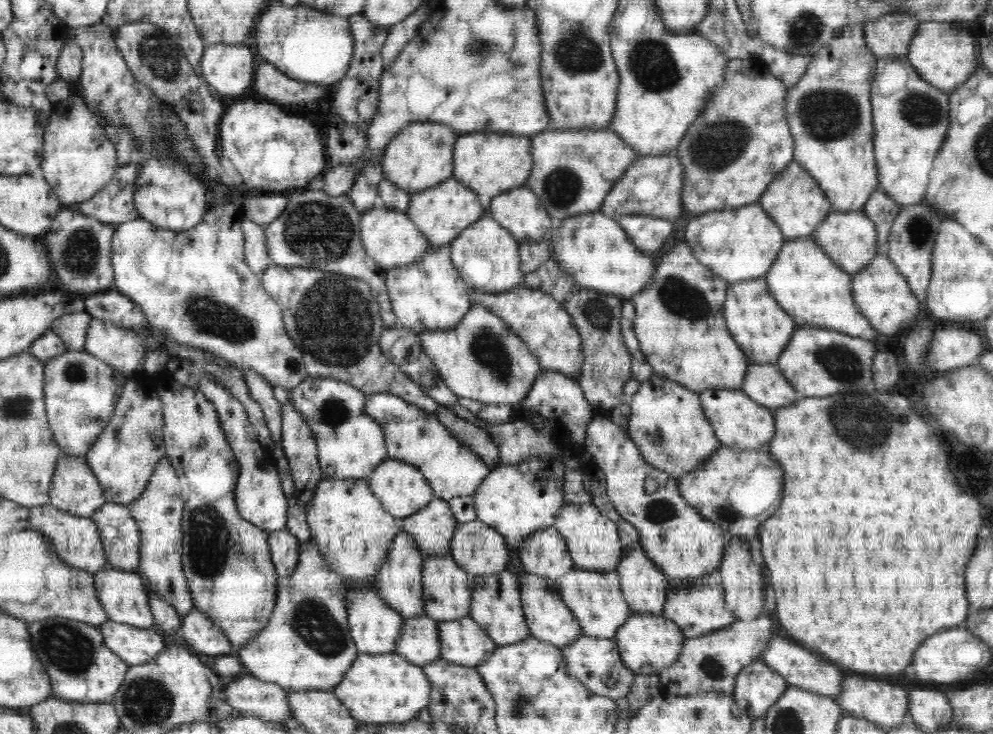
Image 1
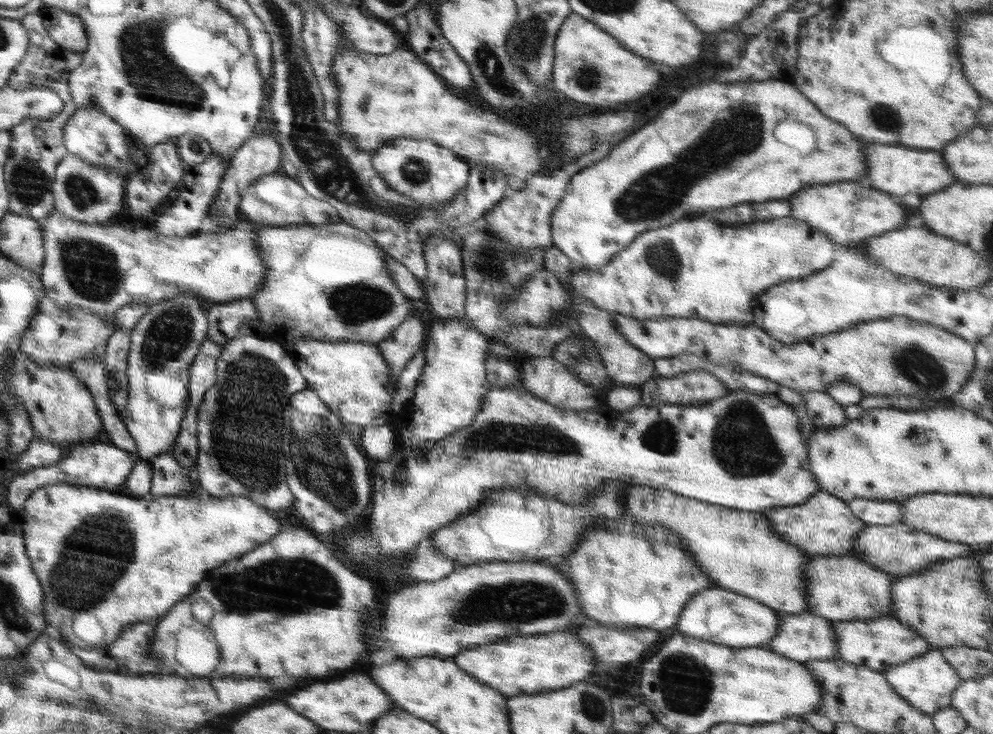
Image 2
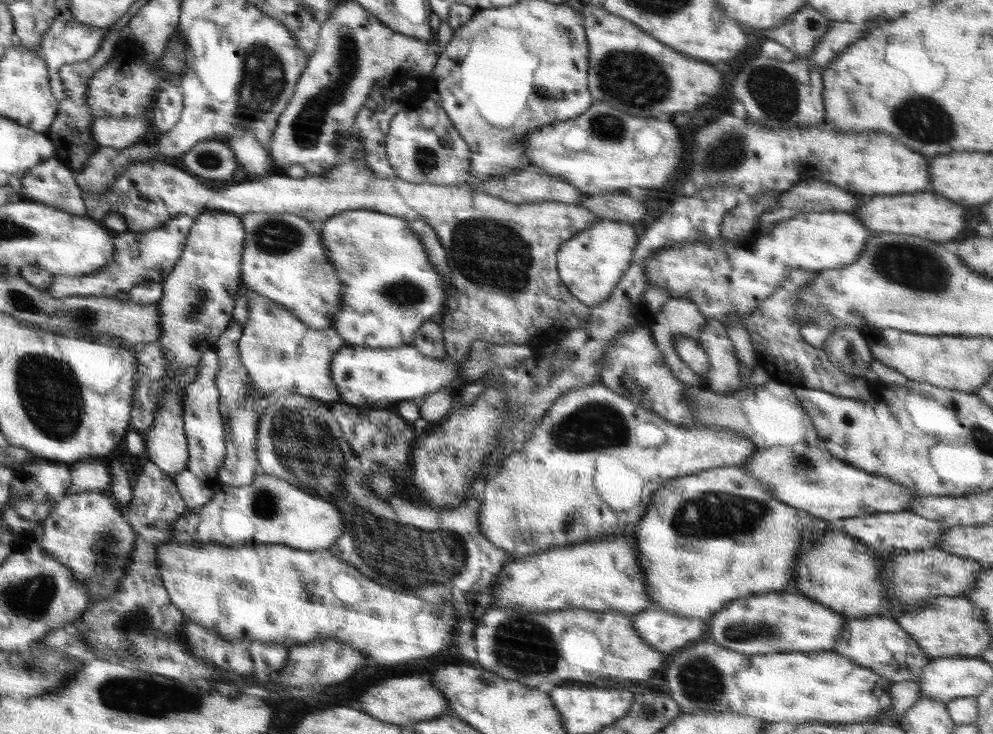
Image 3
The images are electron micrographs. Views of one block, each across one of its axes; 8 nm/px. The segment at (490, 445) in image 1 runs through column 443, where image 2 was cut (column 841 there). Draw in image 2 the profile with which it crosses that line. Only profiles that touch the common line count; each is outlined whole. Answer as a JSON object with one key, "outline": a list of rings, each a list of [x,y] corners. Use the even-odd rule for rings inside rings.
{"outline":[[[808,391],[802,395],[806,414],[816,428],[831,428],[846,421],[843,406],[834,401],[827,391]]]}

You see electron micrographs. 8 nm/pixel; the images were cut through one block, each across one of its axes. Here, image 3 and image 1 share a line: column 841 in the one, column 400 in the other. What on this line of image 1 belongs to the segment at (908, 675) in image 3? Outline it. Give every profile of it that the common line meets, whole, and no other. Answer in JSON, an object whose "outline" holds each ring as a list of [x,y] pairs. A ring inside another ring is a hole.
{"outline":[[[424,614],[405,619],[393,652],[421,667],[440,659],[438,621]]]}

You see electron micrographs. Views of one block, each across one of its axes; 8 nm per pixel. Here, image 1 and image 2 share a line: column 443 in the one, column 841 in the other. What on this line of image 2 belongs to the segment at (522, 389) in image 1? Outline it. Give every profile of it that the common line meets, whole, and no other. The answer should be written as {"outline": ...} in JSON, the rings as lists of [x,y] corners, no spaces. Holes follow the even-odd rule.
{"outline":[[[612,316],[617,332],[654,360],[690,353],[715,364],[738,364],[747,372],[776,381],[800,394],[827,391],[834,383],[846,381],[860,387],[862,396],[902,395],[938,402],[940,398],[958,394],[975,368],[973,343],[929,323],[915,323],[903,317],[857,323],[838,333],[789,346],[772,340],[754,324],[711,324],[691,317],[640,321]]]}

